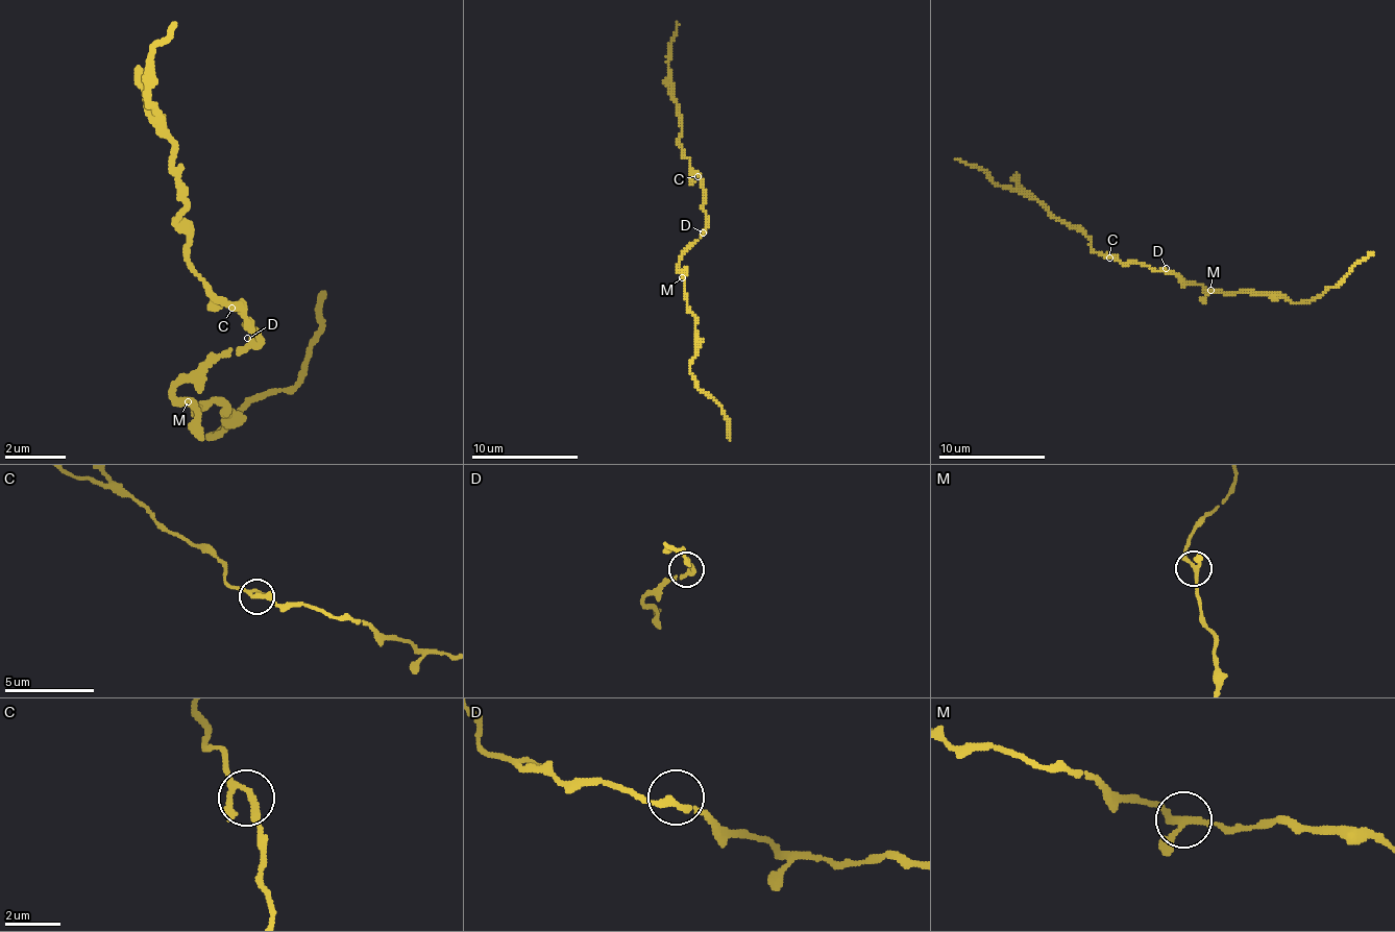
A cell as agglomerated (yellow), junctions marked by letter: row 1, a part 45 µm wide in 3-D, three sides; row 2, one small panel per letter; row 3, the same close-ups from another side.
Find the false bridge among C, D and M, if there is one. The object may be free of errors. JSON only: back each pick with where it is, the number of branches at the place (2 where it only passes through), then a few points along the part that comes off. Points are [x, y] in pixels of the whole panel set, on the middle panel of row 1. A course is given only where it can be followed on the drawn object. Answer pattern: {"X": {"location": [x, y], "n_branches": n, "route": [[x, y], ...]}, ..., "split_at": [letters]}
{"split_at": []}

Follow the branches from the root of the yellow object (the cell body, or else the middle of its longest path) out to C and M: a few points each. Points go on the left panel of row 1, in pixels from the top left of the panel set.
C: (247, 346), (254, 346), (254, 330), (247, 323), (247, 315), (240, 308), (231, 308)
M: (247, 346), (240, 346), (231, 353), (217, 353), (194, 376), (186, 376), (178, 384), (178, 392), (186, 399)

